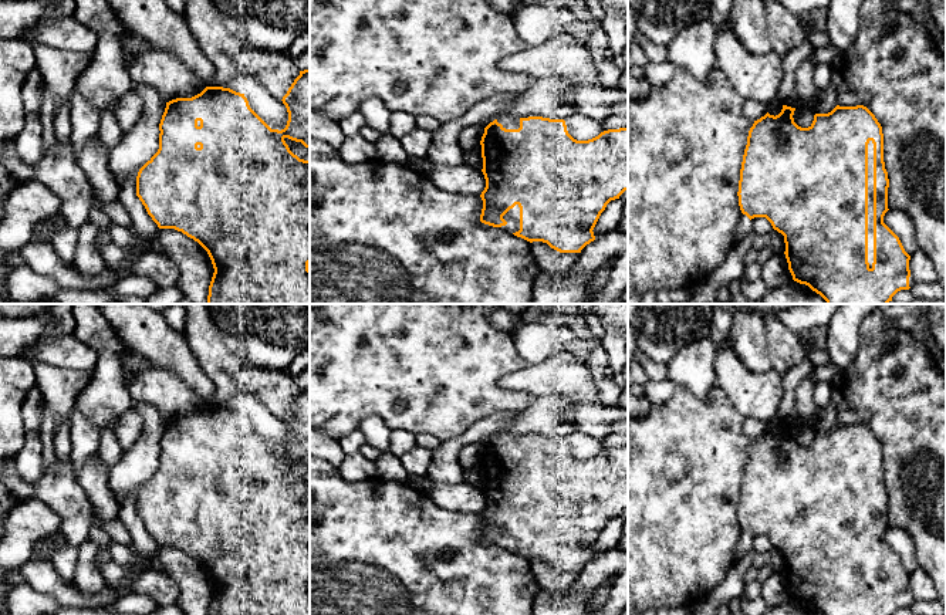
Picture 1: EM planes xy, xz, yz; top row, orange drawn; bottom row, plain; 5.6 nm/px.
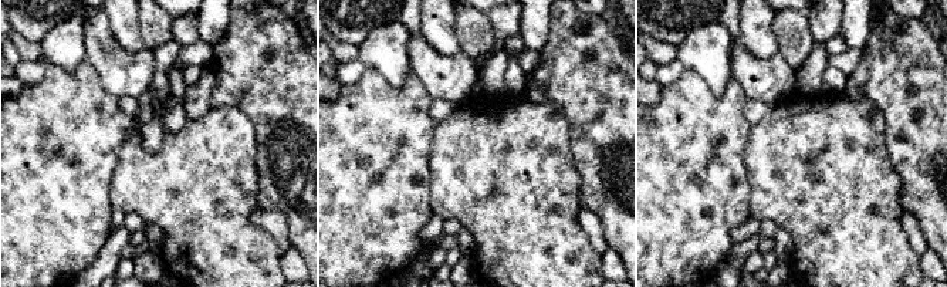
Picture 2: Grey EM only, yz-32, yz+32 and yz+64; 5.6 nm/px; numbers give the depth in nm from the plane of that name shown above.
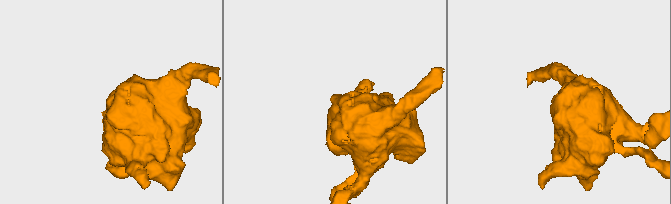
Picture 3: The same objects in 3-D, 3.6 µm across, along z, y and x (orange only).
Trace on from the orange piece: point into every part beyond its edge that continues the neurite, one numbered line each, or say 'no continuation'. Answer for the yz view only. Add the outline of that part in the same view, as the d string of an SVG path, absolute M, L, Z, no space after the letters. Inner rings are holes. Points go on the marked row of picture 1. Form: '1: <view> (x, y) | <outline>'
1: yz (870, 145) | M868 143L868 263L874 263L874 143Z

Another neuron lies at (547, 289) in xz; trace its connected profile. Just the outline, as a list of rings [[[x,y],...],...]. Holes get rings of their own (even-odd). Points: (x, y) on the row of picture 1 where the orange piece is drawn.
[[[538,273],[533,283],[530,304],[584,304],[588,284],[574,281],[571,277],[555,277]]]

